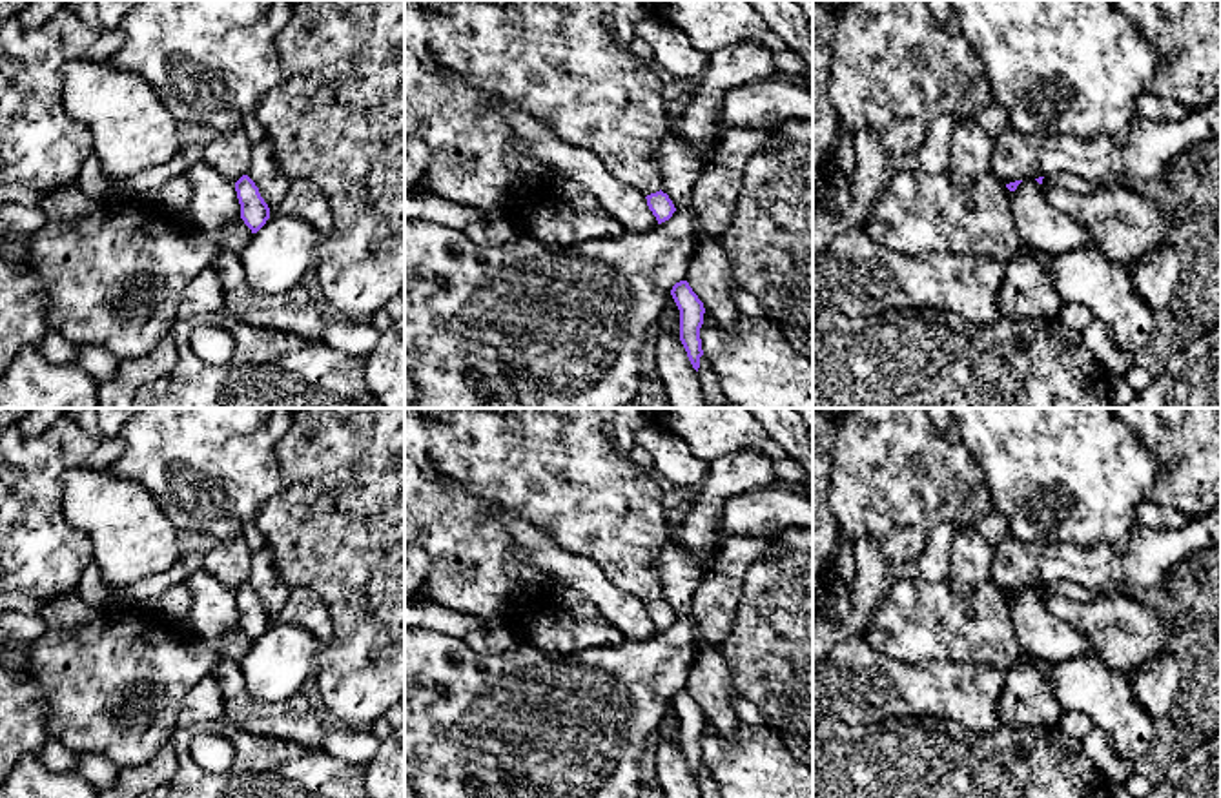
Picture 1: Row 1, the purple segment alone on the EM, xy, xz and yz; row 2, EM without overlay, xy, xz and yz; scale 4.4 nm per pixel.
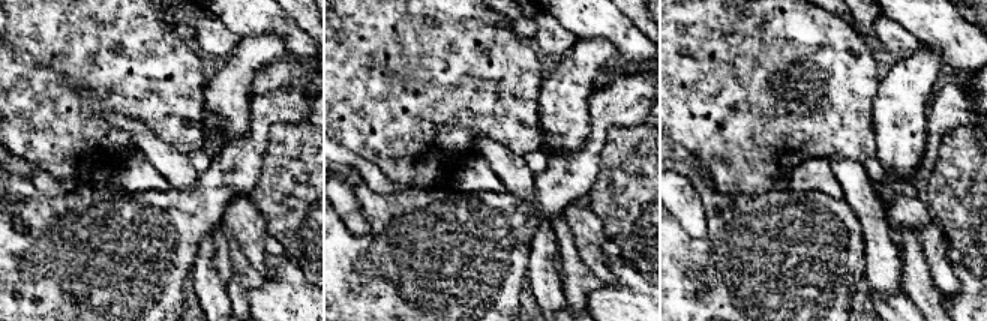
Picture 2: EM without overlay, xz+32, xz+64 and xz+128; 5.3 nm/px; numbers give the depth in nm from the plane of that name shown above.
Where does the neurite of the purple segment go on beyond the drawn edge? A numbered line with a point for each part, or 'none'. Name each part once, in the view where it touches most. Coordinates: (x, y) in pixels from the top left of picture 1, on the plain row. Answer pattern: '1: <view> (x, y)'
none

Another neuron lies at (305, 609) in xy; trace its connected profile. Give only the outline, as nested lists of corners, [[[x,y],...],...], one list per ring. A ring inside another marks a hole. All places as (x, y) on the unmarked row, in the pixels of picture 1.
[[[308,587],[292,588],[286,605],[270,616],[273,625],[295,625],[310,630],[319,643],[326,643],[333,634],[328,607],[317,592]]]

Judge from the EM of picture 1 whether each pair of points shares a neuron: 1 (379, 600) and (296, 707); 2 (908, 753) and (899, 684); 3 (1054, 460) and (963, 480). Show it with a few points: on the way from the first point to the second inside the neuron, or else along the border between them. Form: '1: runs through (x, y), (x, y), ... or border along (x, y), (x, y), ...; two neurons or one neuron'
1: border along (316, 702), (328, 720); two neurons
2: border along (948, 720), (888, 718), (862, 726); two neurons
3: border along (961, 443), (977, 465), (995, 509); two neurons

